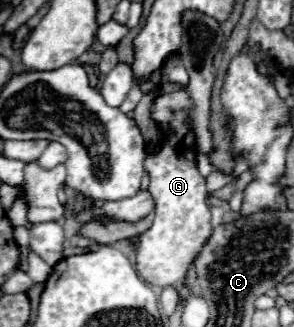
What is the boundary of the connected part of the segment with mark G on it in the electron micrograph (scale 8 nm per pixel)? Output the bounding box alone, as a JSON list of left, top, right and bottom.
[128,89,212,287]

